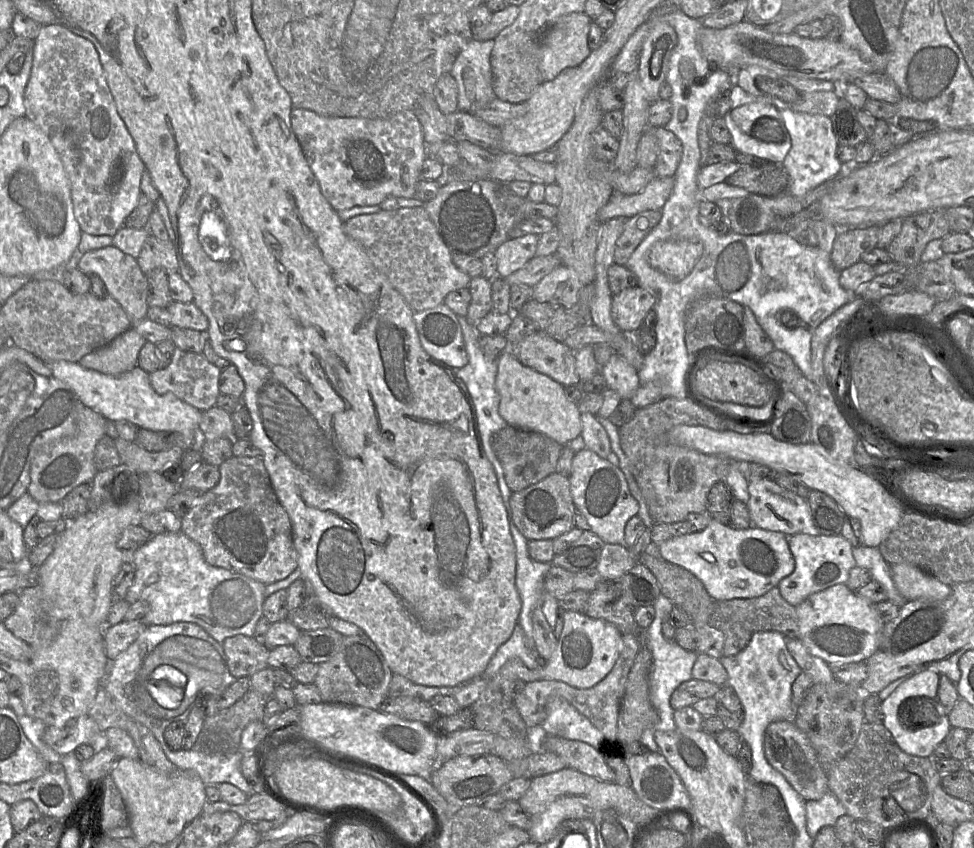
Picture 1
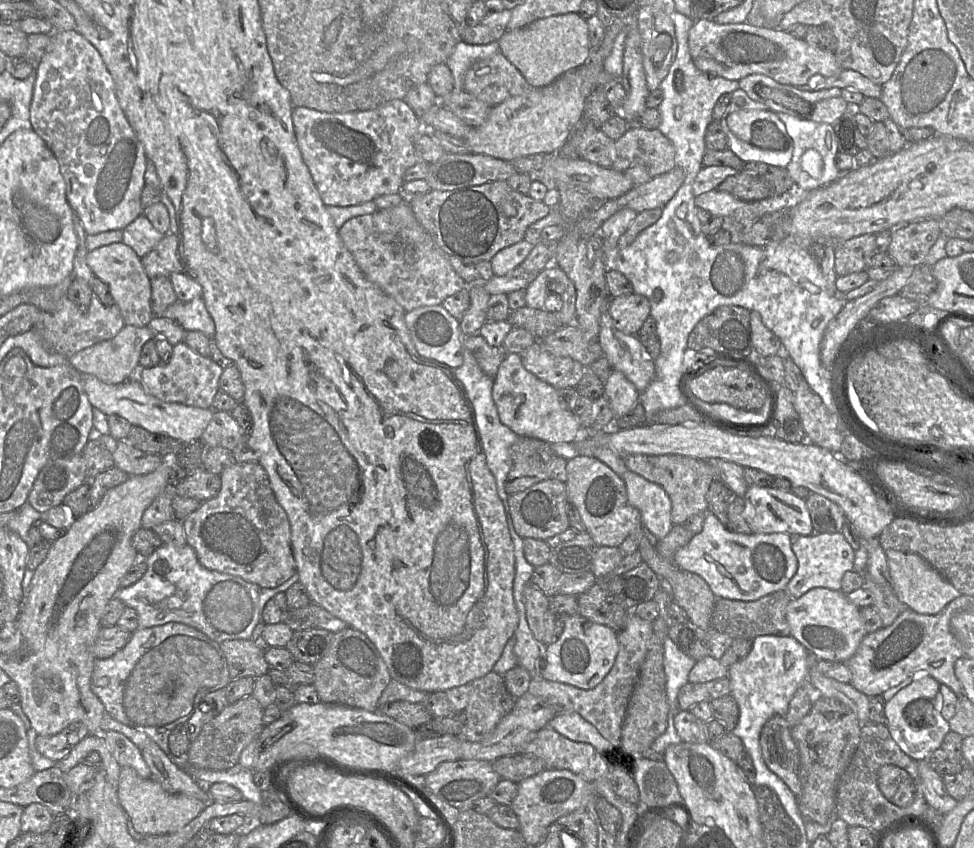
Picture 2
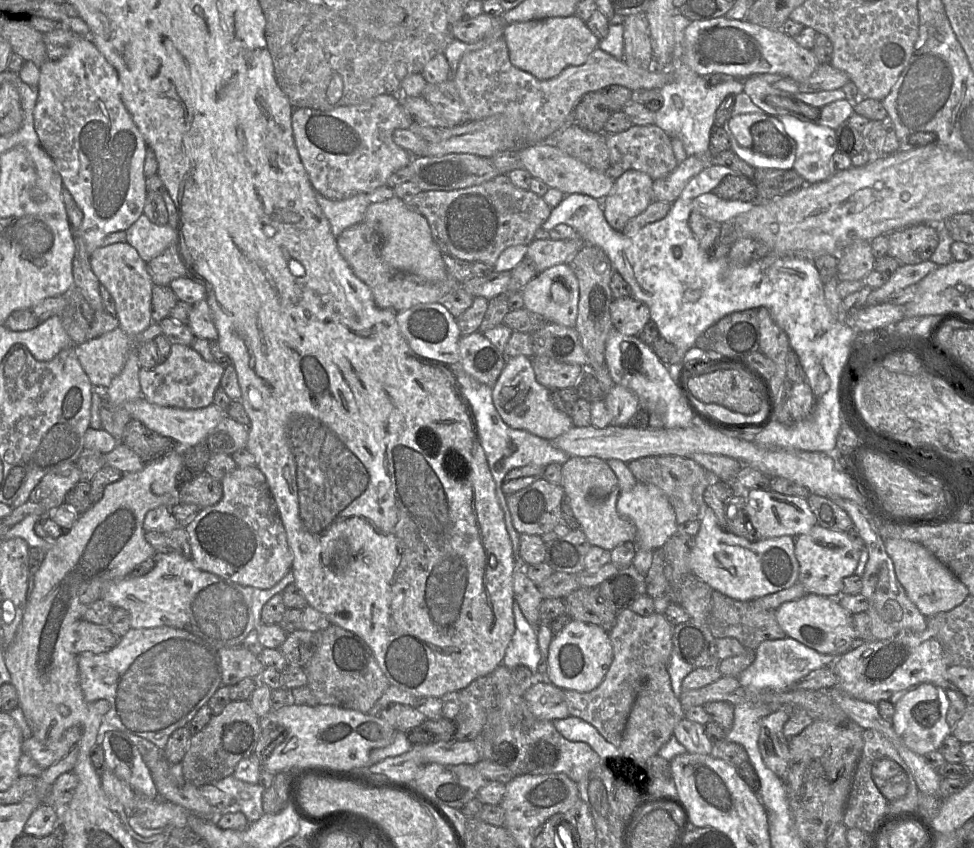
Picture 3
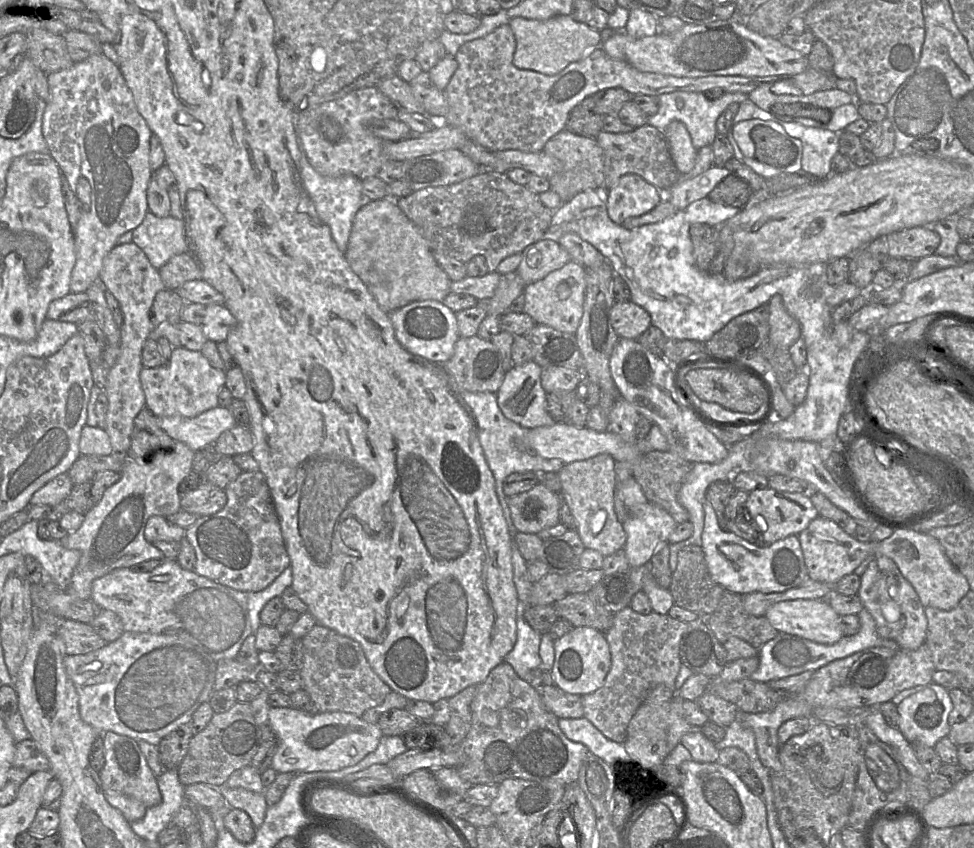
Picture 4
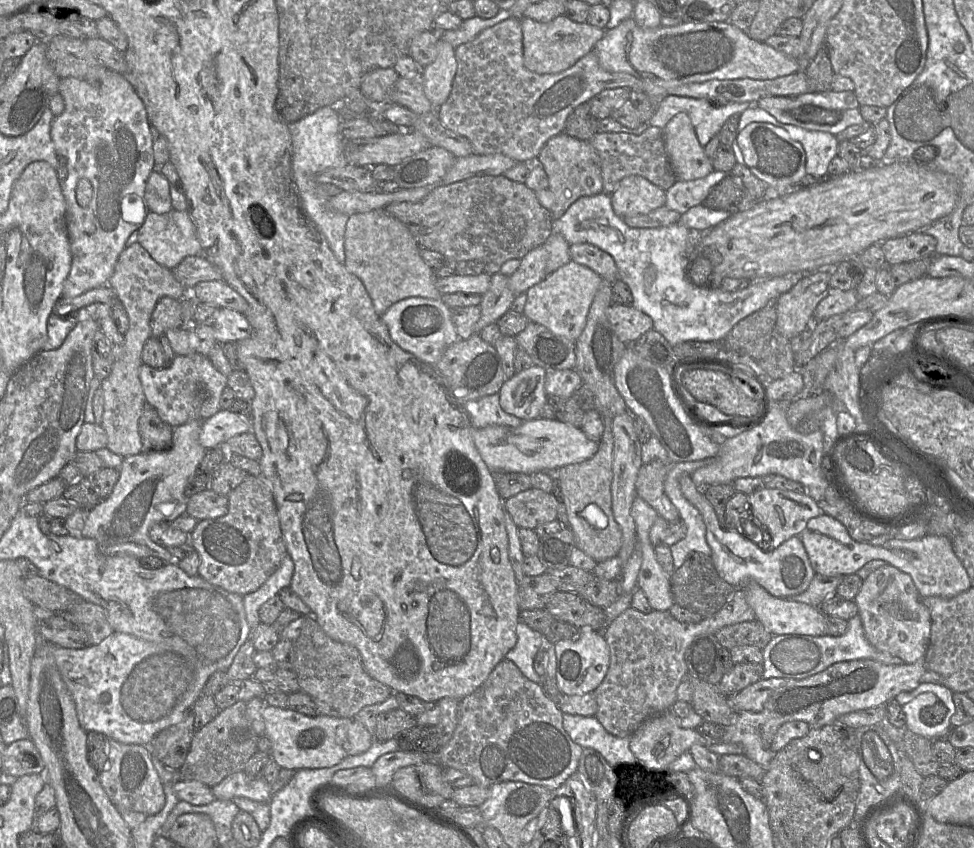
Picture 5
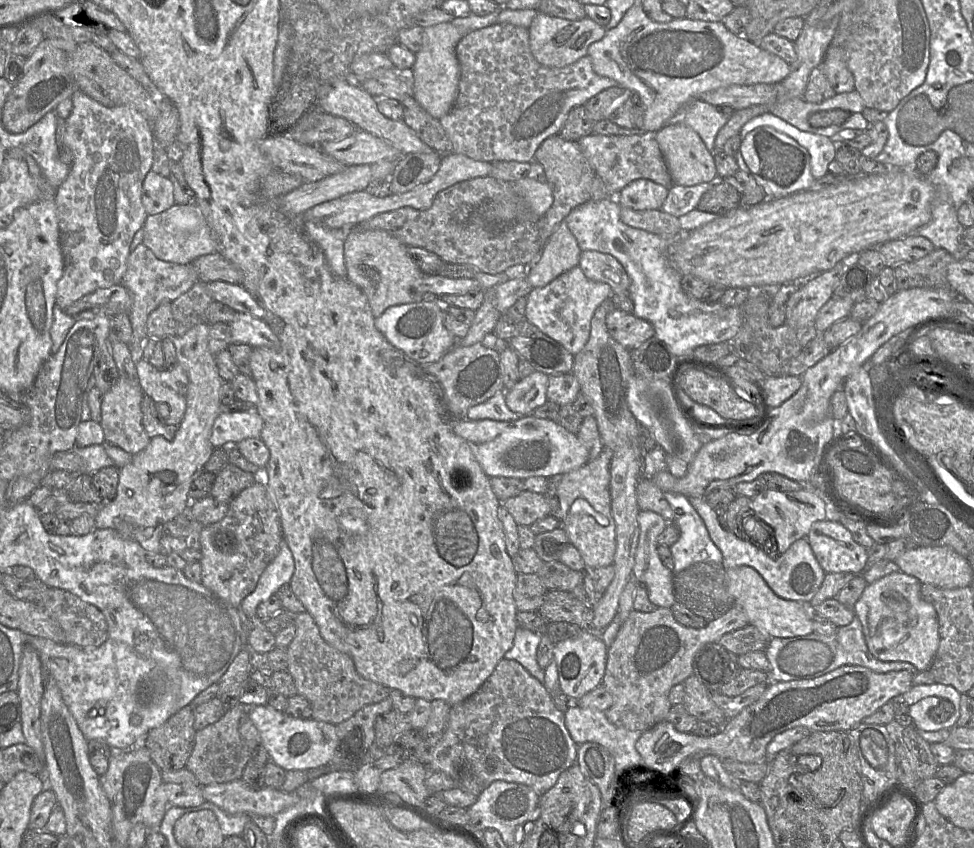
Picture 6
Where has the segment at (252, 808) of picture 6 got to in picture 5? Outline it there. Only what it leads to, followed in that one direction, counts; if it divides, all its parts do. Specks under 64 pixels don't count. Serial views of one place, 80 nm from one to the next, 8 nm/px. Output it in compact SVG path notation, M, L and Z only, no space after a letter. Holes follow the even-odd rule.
M245 771L227 776L219 784L211 787L216 800L233 801L243 797L250 800L269 803L272 797L271 785L264 778L251 778Z

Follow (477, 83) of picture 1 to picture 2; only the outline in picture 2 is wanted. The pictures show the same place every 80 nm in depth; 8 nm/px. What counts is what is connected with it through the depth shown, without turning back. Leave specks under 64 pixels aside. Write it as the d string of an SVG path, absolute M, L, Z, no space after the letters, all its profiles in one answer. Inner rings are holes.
M499 40L483 45L468 44L464 41L459 42L445 62L453 76L453 89L464 90L463 82L467 70L476 61L490 57L499 51Z

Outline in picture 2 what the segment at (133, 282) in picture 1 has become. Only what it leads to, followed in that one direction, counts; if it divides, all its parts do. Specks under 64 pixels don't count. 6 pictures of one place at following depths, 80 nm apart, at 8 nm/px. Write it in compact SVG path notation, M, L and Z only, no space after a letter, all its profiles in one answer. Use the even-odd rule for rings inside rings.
M122 241L88 251L86 263L93 274L109 288L114 303L120 308L126 325L144 327L154 317L151 310L151 285L140 257Z

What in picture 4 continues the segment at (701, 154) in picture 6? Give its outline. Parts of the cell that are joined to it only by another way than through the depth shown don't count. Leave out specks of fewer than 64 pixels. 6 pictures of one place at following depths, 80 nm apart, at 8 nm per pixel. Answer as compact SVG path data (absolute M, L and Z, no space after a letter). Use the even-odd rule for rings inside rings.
M672 121L664 130L664 135L677 171L681 175L687 174L695 165L697 150L686 126L680 121Z

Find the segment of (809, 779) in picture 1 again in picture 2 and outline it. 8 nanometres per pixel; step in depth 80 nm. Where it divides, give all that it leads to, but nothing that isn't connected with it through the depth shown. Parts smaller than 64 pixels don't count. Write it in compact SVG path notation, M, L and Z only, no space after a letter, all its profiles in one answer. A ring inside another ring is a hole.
M785 716L772 717L762 728L760 746L767 767L797 796L802 790L800 756L791 730Z

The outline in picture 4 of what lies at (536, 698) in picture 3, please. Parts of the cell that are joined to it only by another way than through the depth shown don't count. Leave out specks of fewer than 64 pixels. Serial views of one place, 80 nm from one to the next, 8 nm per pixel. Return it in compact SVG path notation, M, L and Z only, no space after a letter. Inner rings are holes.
M555 685L536 689L544 706L559 719L583 717L582 696L566 693Z

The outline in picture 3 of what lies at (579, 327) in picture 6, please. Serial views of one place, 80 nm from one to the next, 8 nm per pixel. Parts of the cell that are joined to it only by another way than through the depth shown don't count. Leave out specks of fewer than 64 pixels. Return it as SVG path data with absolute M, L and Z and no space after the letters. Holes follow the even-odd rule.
M559 264L538 273L522 289L524 308L541 315L547 322L575 327L578 316L579 283L568 264Z

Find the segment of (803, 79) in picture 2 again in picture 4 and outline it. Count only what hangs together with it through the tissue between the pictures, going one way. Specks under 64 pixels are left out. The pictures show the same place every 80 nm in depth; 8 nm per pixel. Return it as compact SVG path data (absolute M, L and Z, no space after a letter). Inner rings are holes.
M737 18L706 24L685 24L674 32L658 32L635 39L616 31L602 42L601 48L611 58L622 60L642 72L676 77L748 76L798 74L809 68L807 56L783 45L777 37L763 36L750 30Z

